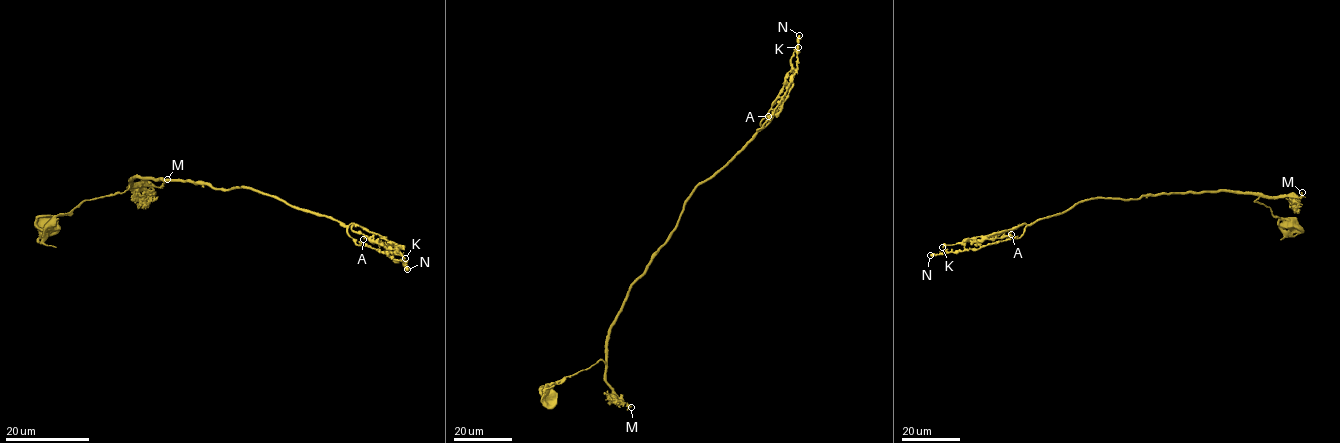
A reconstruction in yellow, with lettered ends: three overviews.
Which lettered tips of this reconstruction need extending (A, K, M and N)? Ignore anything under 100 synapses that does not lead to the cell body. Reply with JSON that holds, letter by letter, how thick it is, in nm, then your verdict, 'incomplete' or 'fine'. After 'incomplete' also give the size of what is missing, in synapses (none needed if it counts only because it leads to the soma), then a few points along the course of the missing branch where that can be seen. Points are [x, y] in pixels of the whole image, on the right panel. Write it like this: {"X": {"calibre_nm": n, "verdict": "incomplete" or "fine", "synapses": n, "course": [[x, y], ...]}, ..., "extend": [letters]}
{"A": {"calibre_nm": 200, "verdict": "fine"}, "K": {"calibre_nm": 140, "verdict": "fine"}, "M": {"calibre_nm": 240, "verdict": "fine"}, "N": {"calibre_nm": 280, "verdict": "fine"}, "extend": []}

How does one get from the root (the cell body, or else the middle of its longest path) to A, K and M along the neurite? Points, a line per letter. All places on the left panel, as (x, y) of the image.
A: (46, 223), (86, 200), (124, 192), (134, 178), (181, 179), (257, 189), (358, 224), (391, 245), (363, 239)
K: (46, 223), (86, 200), (124, 192), (134, 178), (181, 179), (260, 190), (351, 224), (405, 258)
M: (46, 223), (56, 216), (69, 214), (86, 200), (124, 192), (129, 185), (159, 187), (167, 179)

